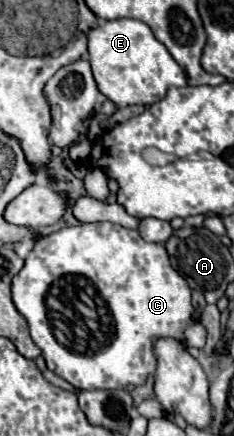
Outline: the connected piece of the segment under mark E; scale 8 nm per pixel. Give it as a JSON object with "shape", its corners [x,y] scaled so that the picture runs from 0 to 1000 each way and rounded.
{"shape":[[[577,41],[423,46],[423,60],[380,69],[380,142],[423,206],[500,243],[662,239],[697,229],[731,197],[799,197],[799,174],[739,138],[722,115],[654,83],[645,64]]]}

